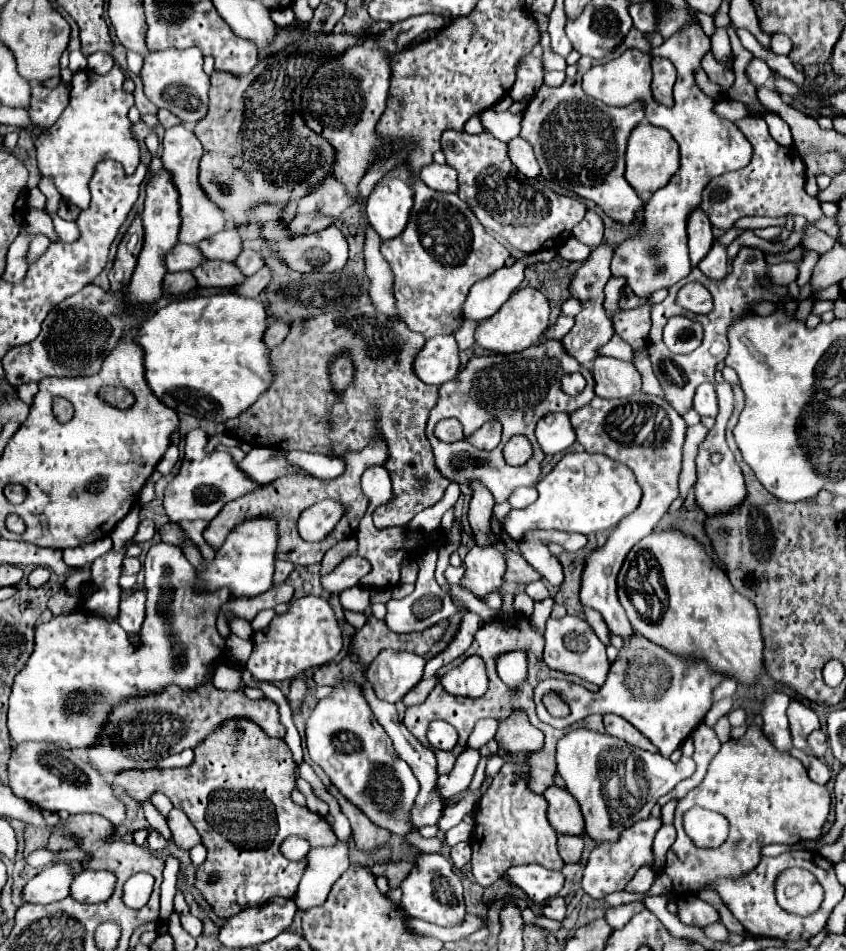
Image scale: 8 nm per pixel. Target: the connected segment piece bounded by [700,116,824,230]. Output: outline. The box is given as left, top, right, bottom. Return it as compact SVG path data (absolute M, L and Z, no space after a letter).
M744 116L742 120L734 122L740 132L748 138L754 148L754 156L750 164L738 172L728 172L714 178L702 196L700 208L706 212L714 228L728 230L738 218L744 216L804 216L808 222L820 220L824 214L820 210L818 198L812 198L804 192L806 182L806 166L794 146L784 148L778 146L772 136L768 134L764 118Z

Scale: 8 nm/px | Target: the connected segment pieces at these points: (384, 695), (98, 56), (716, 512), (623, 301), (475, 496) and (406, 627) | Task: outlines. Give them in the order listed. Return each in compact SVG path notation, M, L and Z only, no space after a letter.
M382 650L366 674L380 700L398 702L420 682L424 664L426 660L414 652Z
M94 52L88 56L88 70L92 72L106 74L112 66L114 66L114 60L112 56L106 56L106 52Z
M720 382L716 384L716 392L718 392L718 406L720 406L720 412L716 416L716 424L714 428L710 428L708 436L704 438L704 442L700 444L700 454L710 454L710 452L720 452L722 454L722 462L718 466L710 464L708 458L696 458L696 468L698 468L698 480L694 484L694 494L696 494L696 504L702 508L702 512L712 518L712 516L720 516L720 514L728 514L732 512L736 506L740 506L744 500L746 500L746 486L744 486L744 476L742 476L742 470L740 466L736 464L728 444L726 444L726 438L724 438L724 430L726 430L726 424L732 416L732 410L734 410L734 396L732 396L732 388L728 382Z
M624 286L620 291L619 307L623 309L632 309L647 302L644 298L638 298L628 286Z
M474 480L470 482L472 488L472 500L468 506L468 524L474 532L474 540L476 544L488 546L494 544L500 552L504 552L504 542L500 538L496 538L496 534L490 528L490 518L492 518L492 510L494 510L494 498L490 496L490 492L484 488L482 482Z
M430 546L426 552L422 552L418 556L418 580L416 580L416 590L402 598L402 600L392 600L386 604L388 612L384 616L384 622L390 630L398 632L398 634L406 634L406 632L418 632L418 630L426 630L442 620L446 620L448 616L456 614L456 606L452 604L452 600L442 592L442 588L438 586L438 582L434 580L434 568L436 568L436 556L438 556L438 548L436 546Z

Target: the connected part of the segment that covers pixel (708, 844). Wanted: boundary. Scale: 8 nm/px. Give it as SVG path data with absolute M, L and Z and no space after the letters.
M690 808L684 814L684 830L698 848L718 848L729 834L729 822L722 814L706 808Z

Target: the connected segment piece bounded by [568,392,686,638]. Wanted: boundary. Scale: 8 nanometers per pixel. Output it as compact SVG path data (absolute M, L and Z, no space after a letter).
M642 392L630 398L620 398L620 400L606 400L606 398L594 396L590 404L574 410L568 416L576 432L576 440L582 442L586 452L606 454L608 458L626 464L636 474L636 480L642 488L642 500L636 512L622 518L618 528L610 532L604 546L594 548L592 552L586 554L582 582L580 582L582 604L598 610L604 616L608 628L614 634L626 638L632 634L632 626L616 596L616 576L630 548L652 532L656 522L668 512L670 504L680 494L678 474L680 474L680 462L682 462L682 444L684 444L686 424L680 418L680 414L664 398L642 394Z

